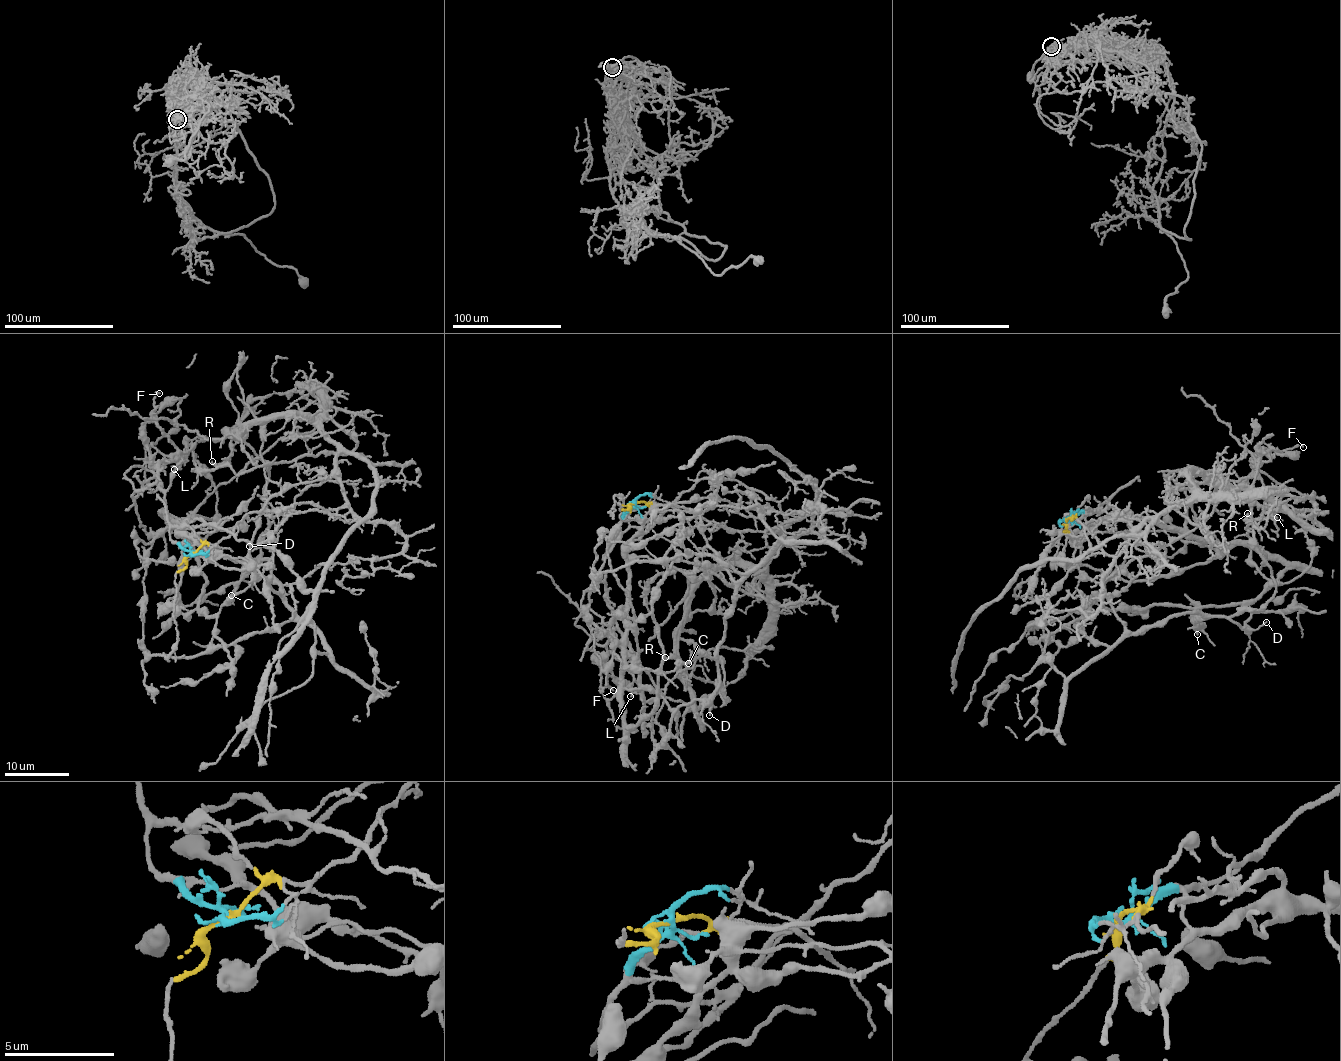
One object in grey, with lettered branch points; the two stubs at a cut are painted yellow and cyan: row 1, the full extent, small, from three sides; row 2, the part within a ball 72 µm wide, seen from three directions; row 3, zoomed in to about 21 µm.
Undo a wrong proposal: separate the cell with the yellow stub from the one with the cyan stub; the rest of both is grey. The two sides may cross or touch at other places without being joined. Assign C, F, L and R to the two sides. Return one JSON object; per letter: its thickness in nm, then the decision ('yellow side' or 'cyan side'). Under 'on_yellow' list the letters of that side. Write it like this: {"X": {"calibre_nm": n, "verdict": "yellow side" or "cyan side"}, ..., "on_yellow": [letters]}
{"C": {"calibre_nm": 140, "verdict": "yellow side"}, "F": {"calibre_nm": 220, "verdict": "cyan side"}, "L": {"calibre_nm": 110, "verdict": "cyan side"}, "R": {"calibre_nm": 160, "verdict": "yellow side"}, "on_yellow": ["C", "R"]}

